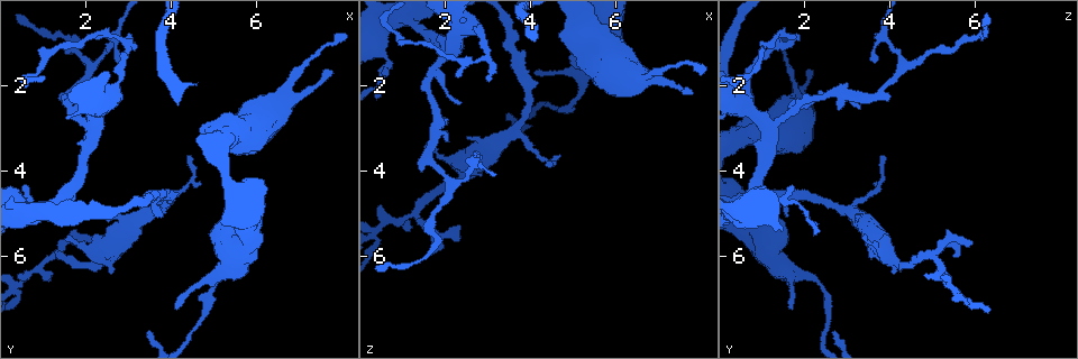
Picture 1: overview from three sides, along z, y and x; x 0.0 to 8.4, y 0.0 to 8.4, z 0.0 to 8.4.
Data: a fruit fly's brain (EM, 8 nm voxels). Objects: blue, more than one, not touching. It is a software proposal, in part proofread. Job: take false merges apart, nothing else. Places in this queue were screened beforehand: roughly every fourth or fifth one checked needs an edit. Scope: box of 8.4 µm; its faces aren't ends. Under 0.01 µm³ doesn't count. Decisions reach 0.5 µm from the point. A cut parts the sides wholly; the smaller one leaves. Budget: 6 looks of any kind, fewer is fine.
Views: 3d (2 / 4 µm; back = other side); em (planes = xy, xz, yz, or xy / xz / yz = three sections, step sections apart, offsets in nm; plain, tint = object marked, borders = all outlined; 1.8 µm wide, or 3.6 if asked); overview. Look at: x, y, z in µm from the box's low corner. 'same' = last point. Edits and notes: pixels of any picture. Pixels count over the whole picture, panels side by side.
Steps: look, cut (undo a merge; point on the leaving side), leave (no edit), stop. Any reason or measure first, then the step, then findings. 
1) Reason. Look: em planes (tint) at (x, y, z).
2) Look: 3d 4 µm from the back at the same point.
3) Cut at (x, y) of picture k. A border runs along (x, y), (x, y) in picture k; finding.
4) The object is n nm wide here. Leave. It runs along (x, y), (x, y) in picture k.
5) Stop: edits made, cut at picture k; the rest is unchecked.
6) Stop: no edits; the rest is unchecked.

Sharp bend. Look: em planes (borders) at (3.00, 1.05, 1.35).

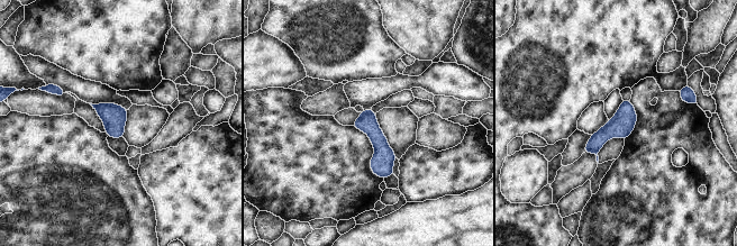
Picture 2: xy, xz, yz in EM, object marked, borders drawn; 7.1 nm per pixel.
The object is 140 nm wide here. Leave. Continuous, no second cell.

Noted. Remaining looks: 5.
Thick turns thin. Look: 3d 4 µm from the back at (0.65, 4.75, 1.45).

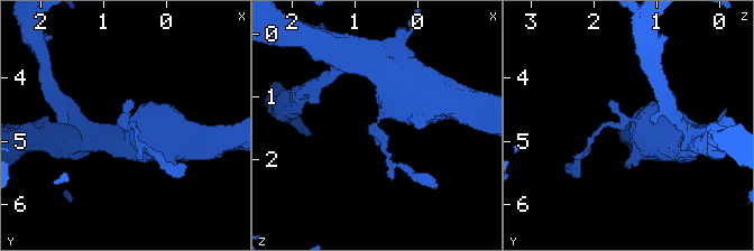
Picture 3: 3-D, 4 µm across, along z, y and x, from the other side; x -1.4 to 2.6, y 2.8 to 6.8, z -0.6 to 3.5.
Now the EM. Look: em 3.6 µm planes (tint) at (0.60, 4.65, 1.40).

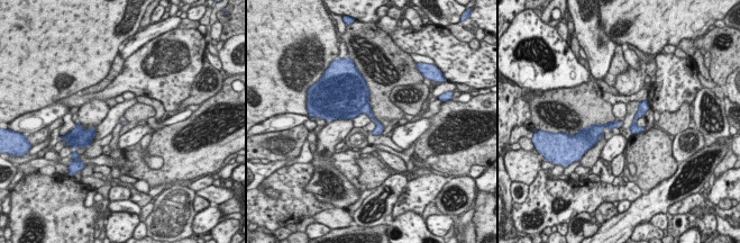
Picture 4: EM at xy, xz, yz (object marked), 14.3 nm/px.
Leave. Continuous, no second cell.

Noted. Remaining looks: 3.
A narrow waist. Look: em xz step 8 (tint) at (3.65, 4.95, 3.05).

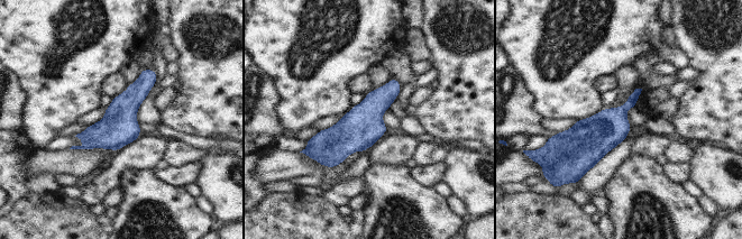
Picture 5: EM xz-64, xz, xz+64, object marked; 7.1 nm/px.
Cut it another way. Look: em planes (tint) at the same point.

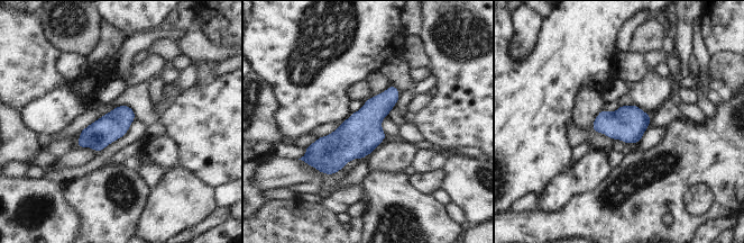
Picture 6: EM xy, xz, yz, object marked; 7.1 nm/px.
The object is 200 nm wide here. Leave. One cell here.

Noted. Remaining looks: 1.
Stop: no edits; the rest is unchecked.

